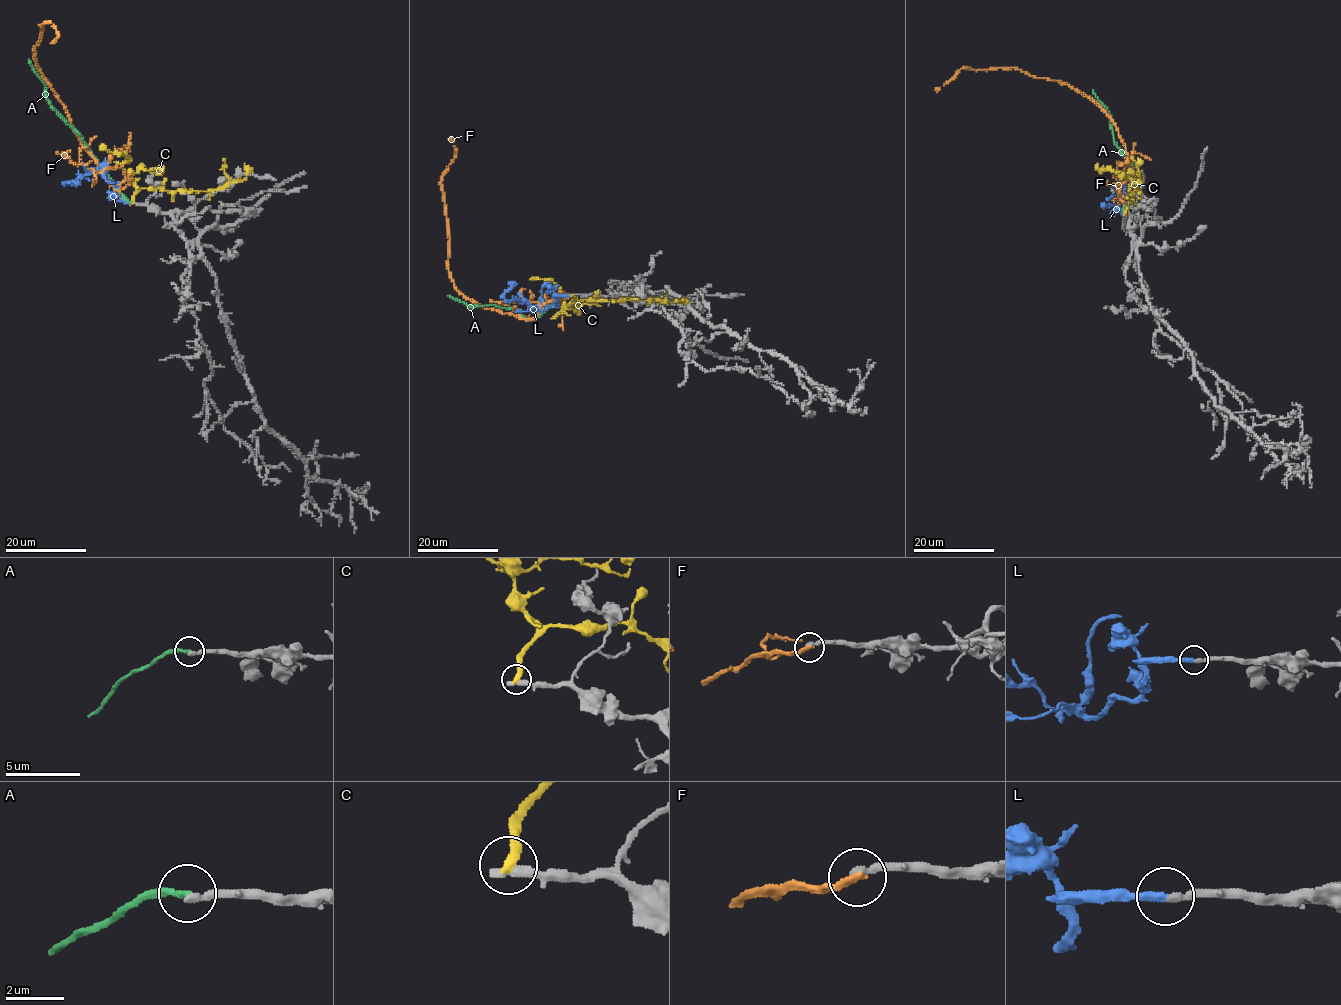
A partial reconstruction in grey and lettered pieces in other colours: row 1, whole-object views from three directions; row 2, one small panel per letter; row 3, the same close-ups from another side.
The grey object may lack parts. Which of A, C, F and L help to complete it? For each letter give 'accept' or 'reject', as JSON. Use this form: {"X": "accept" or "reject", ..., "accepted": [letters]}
{"A": "reject", "C": "reject", "F": "reject", "L": "accept", "accepted": ["L"]}

